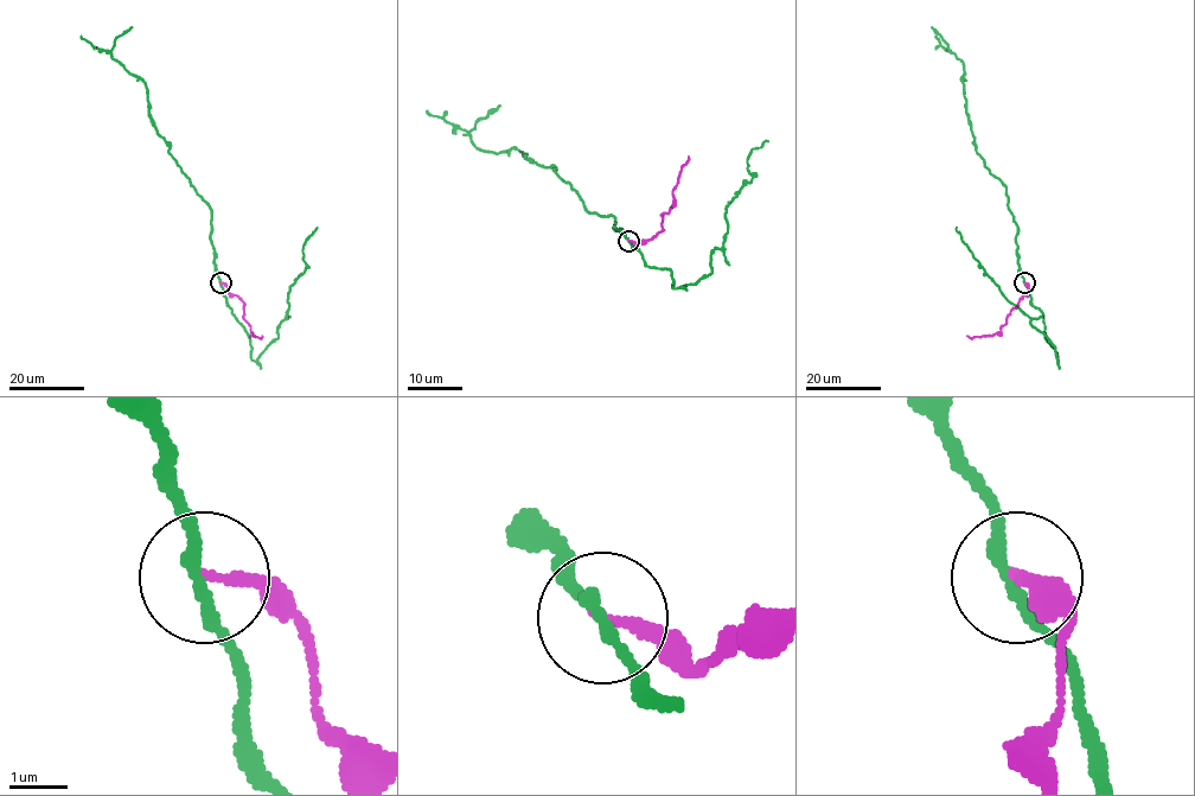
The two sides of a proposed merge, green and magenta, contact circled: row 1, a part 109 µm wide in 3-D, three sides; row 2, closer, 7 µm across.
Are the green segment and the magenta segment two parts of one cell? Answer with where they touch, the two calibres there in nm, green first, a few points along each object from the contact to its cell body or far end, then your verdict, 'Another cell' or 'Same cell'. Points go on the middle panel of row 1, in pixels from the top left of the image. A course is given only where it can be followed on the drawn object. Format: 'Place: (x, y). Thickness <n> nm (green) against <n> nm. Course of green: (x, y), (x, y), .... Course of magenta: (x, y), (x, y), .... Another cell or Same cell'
Place: (628, 241). Thickness 240 nm (green) against 200 nm. Course of green: (628, 241), (612, 215), (589, 214), (554, 169), (512, 148), (487, 152), (472, 142), (474, 123), (500, 104). Course of magenta: (628, 241), (638, 244), (663, 230), (662, 215), (673, 203), (673, 188), (689, 157). Another cell

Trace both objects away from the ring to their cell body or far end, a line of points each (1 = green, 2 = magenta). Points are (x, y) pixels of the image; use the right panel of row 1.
1: (1026, 284), (1007, 186), (976, 152), (966, 112), (964, 67), (931, 26)
2: (1026, 284), (1028, 291), (998, 332), (967, 336)

